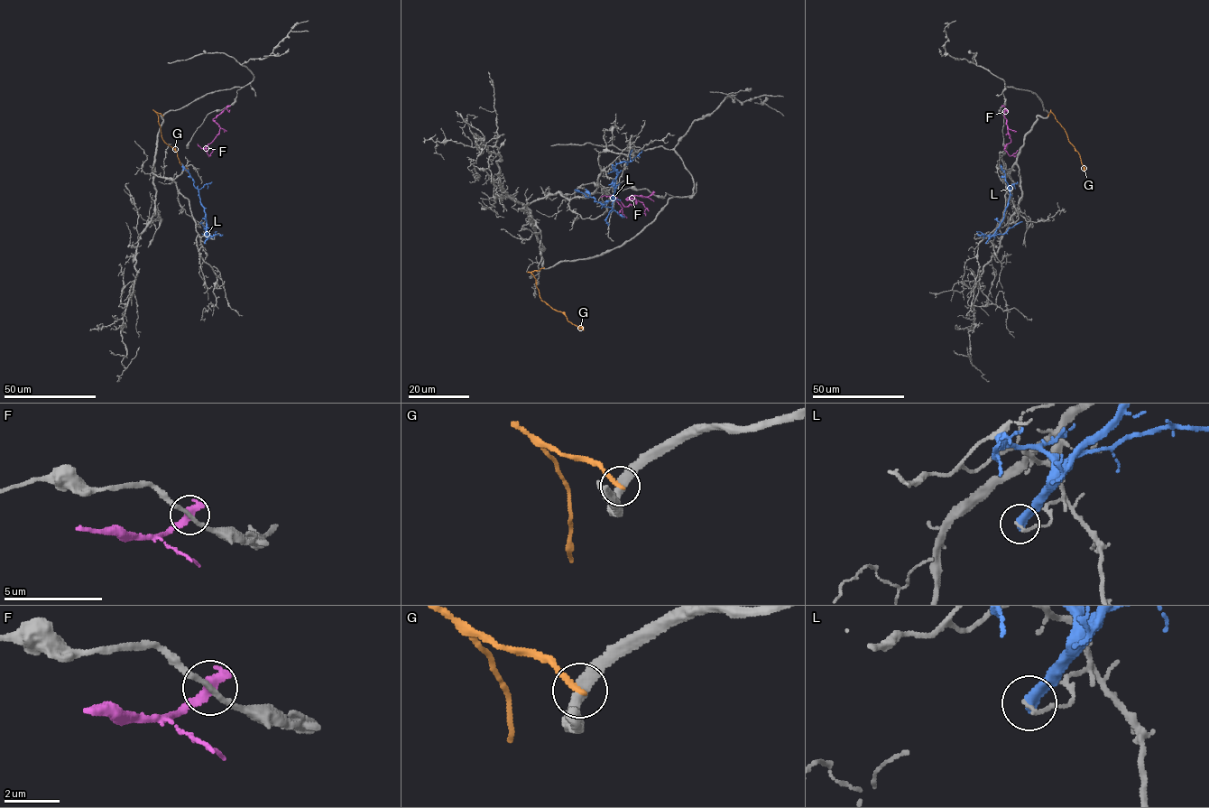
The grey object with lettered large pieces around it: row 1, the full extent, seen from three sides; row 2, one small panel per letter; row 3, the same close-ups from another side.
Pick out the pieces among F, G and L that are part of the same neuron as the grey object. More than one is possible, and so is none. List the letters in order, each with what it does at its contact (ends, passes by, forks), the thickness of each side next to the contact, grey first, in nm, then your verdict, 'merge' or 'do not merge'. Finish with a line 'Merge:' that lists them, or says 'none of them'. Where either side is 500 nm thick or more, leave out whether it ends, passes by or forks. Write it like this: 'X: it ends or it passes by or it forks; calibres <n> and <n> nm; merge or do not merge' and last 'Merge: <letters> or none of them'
F: it ends; calibres 200 and 460 nm; do not merge
G: it ends; calibres 360 and 180 nm; do not merge
L: it ends; calibres 110 and 480 nm; do not merge
Merge: none of them

